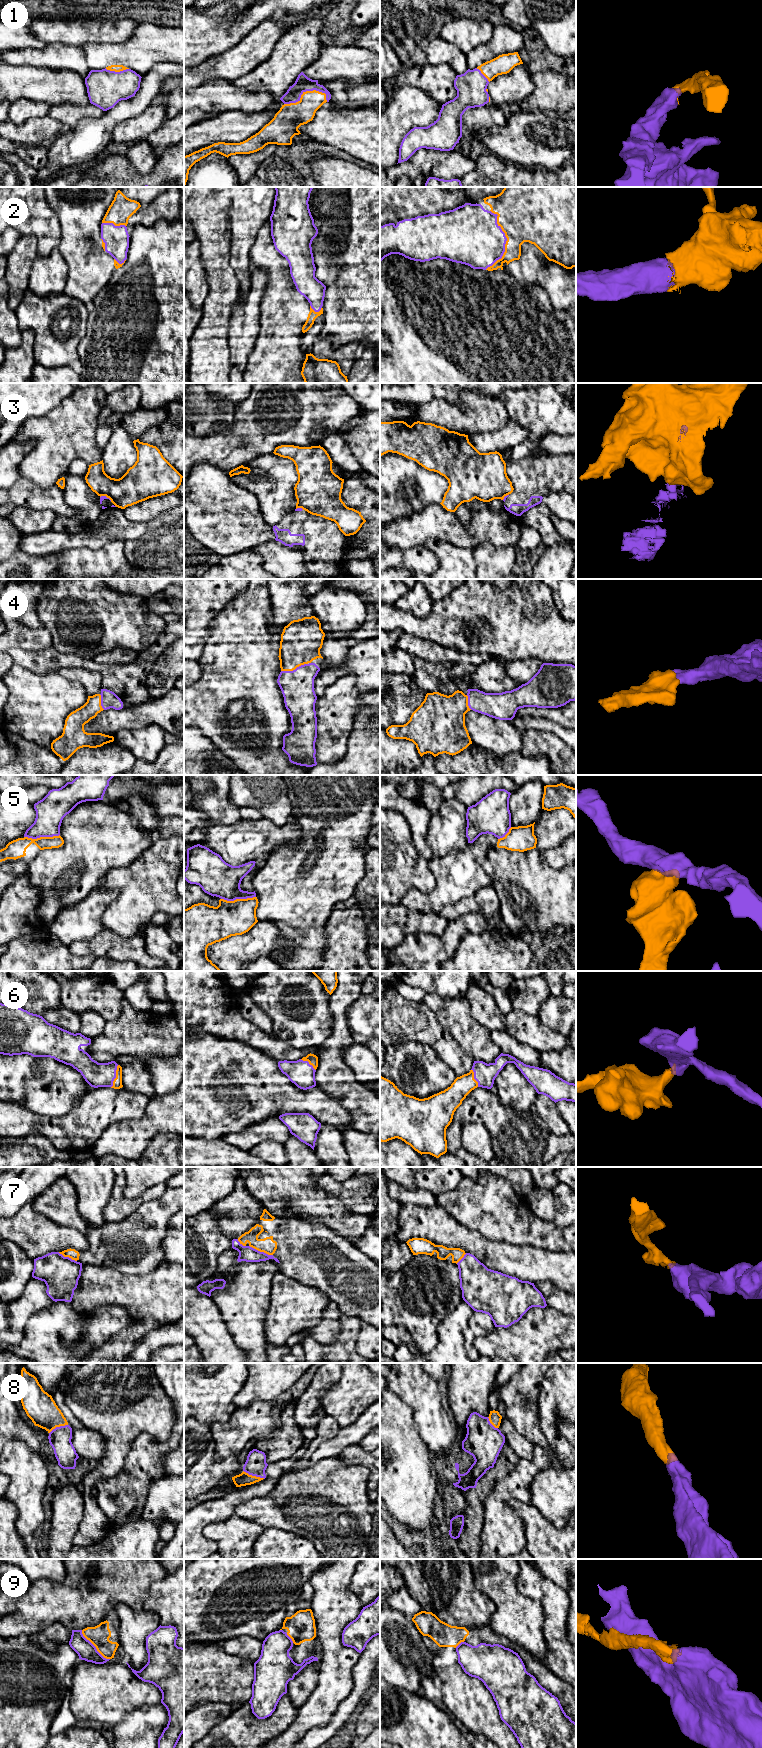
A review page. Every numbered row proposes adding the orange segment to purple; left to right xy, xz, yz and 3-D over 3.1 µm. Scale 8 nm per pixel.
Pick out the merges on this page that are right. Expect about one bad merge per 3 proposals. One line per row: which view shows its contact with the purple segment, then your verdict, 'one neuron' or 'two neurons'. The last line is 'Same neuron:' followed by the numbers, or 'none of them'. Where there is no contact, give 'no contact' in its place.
1: xz | one neuron
2: yz | one neuron
3: xy | two neurons
4: xz | one neuron
5: xy | two neurons
6: xy | one neuron
7: xz | two neurons
8: xz | one neuron
9: xy | two neurons
Same neuron: 1, 2, 4, 6, 8

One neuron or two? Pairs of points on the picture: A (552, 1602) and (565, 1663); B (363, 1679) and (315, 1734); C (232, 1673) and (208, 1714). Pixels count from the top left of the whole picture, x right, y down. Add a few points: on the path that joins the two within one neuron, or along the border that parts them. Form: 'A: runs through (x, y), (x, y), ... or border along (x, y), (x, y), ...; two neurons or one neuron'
A: runs through (555, 1617), (555, 1633), (559, 1648); one neuron
B: runs through (356, 1695), (341, 1716), (331, 1726); one neuron
C: border along (230, 1704), (201, 1702), (194, 1707); two neurons

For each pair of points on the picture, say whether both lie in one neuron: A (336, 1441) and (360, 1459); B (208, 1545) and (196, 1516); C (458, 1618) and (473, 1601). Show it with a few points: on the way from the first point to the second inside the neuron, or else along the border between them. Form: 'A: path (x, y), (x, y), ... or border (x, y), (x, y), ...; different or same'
A: border (358, 1443), (348, 1445), (337, 1455); different
B: path (201, 1539), (196, 1534), (196, 1523); same
C: path (460, 1614), (469, 1605); same

